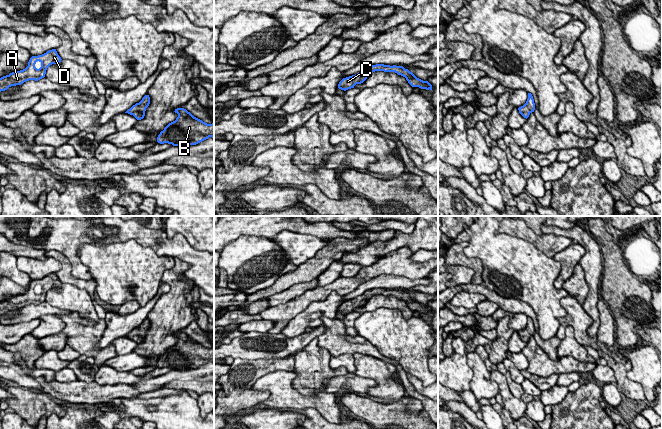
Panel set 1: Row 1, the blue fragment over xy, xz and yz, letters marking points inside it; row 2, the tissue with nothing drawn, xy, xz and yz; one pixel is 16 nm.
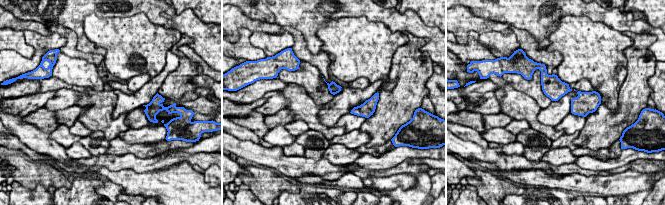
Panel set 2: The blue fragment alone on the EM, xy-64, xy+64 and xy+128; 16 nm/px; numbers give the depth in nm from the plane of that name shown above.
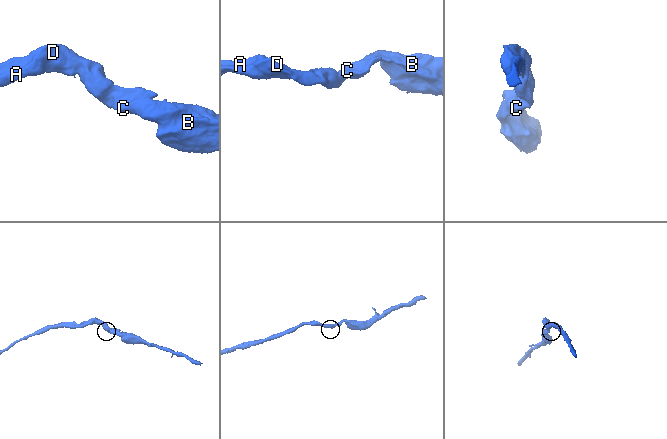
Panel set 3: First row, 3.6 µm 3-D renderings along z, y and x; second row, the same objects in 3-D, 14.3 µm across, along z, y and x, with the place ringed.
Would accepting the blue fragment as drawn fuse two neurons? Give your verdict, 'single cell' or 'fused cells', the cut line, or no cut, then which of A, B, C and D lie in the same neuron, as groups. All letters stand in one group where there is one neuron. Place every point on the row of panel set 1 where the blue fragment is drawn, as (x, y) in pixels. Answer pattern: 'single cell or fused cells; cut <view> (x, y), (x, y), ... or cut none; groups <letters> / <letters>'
single cell; cut none; groups A B C D

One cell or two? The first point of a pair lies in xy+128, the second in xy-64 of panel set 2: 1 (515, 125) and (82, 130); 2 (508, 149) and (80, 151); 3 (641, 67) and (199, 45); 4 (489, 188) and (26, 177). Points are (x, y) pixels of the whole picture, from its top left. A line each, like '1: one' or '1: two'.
1: one
2: one
3: two
4: one

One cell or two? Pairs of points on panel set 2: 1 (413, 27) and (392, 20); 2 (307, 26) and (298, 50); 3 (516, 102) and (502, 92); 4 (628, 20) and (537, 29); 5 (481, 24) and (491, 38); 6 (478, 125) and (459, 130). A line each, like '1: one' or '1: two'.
1: one
2: two
3: one
4: one
5: two
6: two

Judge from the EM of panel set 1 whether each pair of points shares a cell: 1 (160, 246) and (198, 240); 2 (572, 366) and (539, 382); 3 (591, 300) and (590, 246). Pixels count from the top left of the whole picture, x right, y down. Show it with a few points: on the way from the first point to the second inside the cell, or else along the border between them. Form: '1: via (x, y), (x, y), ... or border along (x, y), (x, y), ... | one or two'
1: border along (166, 233), (169, 239), (181, 234), (203, 251) | two
2: border along (532, 374), (539, 376), (558, 375) | two
3: via (593, 287), (592, 259) | one

